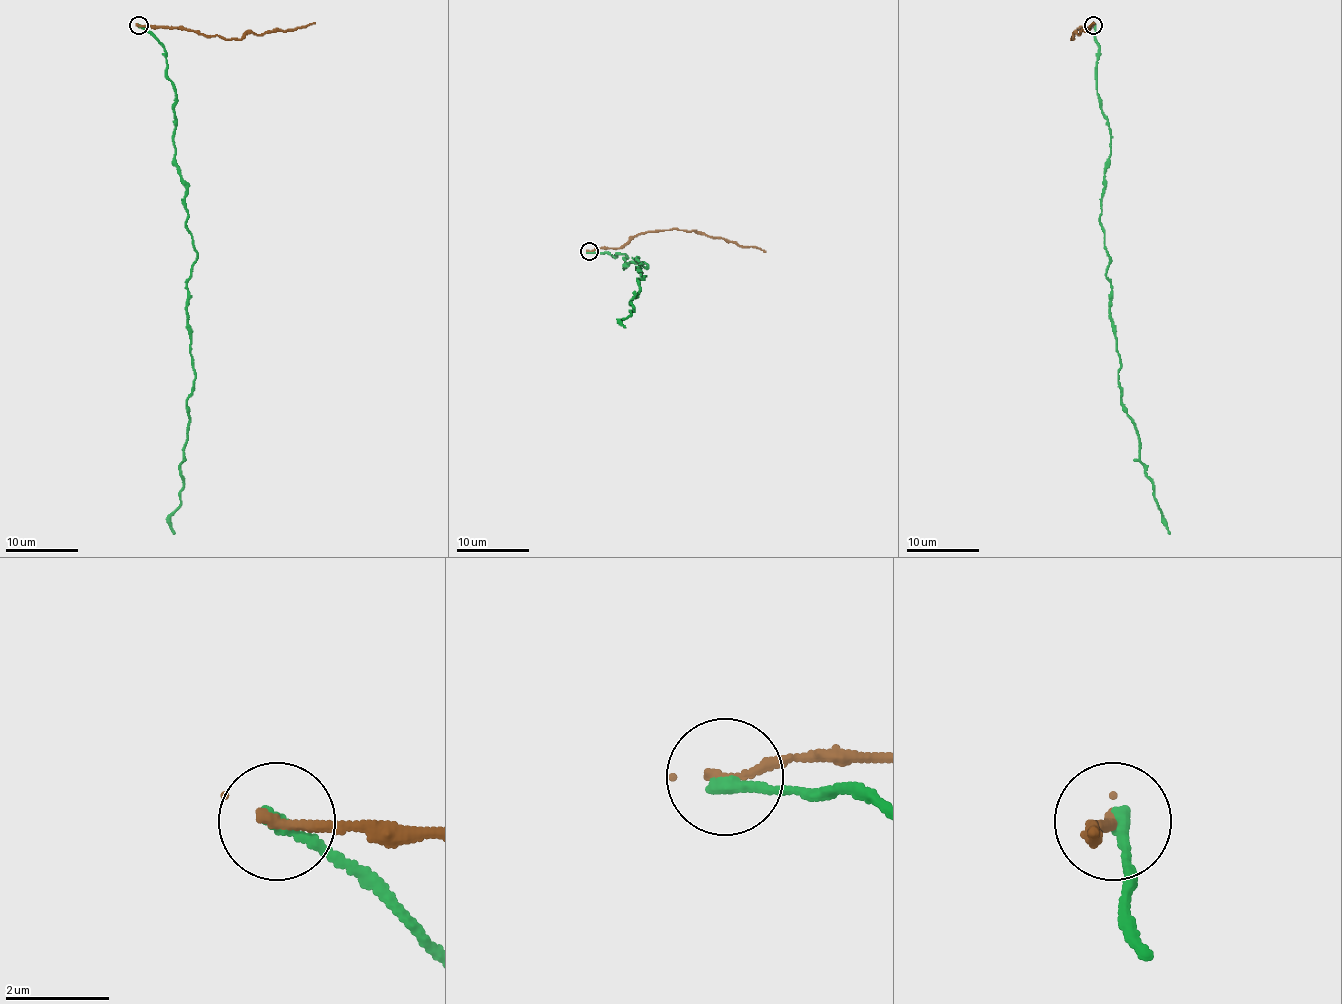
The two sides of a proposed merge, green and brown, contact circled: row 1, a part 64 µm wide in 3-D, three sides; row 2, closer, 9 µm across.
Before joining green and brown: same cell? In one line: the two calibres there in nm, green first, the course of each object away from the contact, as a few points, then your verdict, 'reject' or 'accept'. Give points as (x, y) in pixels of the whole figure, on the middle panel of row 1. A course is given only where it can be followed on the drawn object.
300/180 nm | green via (589, 250), (626, 256), (624, 268), (637, 257), (648, 265), (637, 267), (646, 276), (626, 327) | brown via (589, 250), (618, 248), (638, 234), (679, 228), (757, 247), (766, 252) | reject

